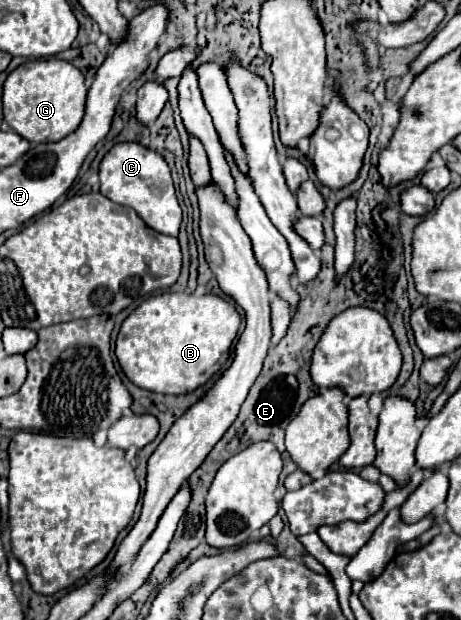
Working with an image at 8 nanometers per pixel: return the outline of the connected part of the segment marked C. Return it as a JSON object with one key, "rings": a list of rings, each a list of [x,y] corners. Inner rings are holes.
{"rings":[[[118,142],[102,158],[98,176],[100,176],[100,194],[110,198],[112,202],[134,208],[136,214],[144,218],[144,222],[152,230],[168,236],[178,236],[182,210],[174,194],[170,168],[156,150],[150,150],[138,142]]]}

